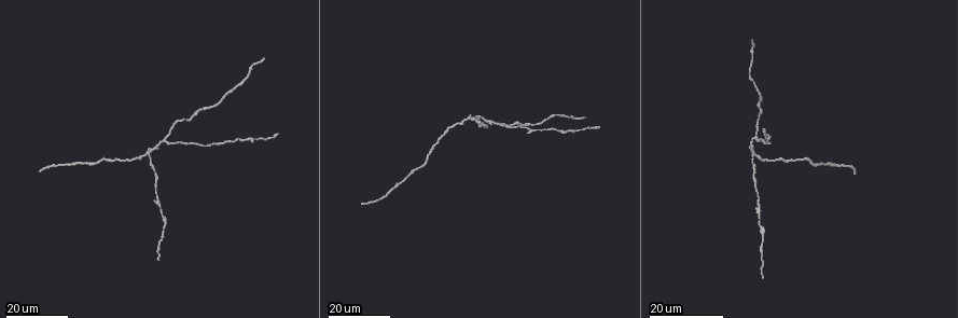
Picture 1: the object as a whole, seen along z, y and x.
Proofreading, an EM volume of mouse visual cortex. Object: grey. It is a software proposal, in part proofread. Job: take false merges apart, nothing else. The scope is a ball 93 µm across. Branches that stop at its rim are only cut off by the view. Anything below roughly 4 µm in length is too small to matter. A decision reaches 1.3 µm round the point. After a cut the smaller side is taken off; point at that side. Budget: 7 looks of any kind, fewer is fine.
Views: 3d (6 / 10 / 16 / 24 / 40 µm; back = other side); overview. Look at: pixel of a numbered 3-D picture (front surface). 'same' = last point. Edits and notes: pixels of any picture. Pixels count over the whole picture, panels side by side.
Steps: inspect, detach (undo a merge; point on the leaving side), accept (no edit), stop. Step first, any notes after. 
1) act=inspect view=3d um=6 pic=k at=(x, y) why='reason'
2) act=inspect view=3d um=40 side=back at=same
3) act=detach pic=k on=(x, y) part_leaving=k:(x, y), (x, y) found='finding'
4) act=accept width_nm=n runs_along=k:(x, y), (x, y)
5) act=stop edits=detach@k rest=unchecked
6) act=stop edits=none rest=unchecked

act=inspect view=3d um=16 pic=1 at=(255, 139) why='three arms meet'

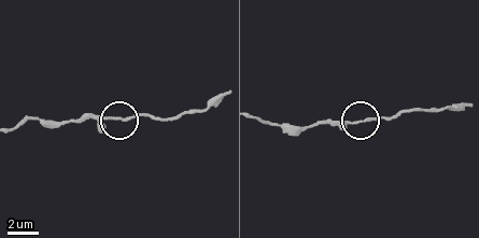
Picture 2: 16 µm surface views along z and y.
act=inspect view=3d um=10 pic=2 at=(104, 117)

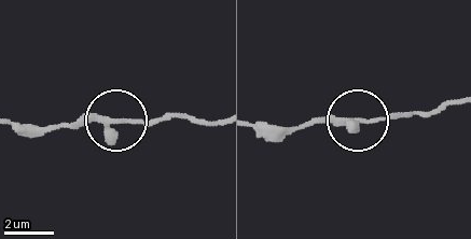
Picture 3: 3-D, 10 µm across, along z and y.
act=accept width_nm=230 runs_along=3:(16, 123), (66, 127), (194, 114) found='one neuron here'

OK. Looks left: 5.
act=inspect view=3d um=24 pic=1 at=(755, 135) why='three arms meet'

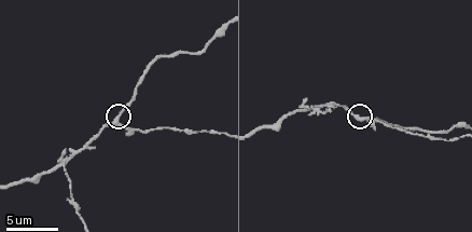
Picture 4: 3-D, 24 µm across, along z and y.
act=inspect view=3d um=10 pic=4 at=(117, 118) why='zoom in'

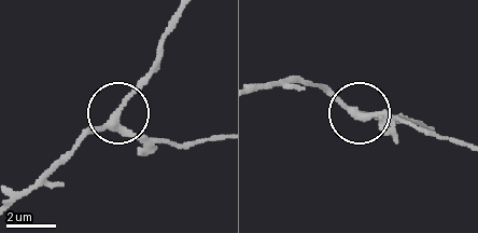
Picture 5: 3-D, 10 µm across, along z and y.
act=accept width_nm=240 found='all the same neuron'

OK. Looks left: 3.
act=inspect view=3d um=6 pic=4 at=(62, 166) why='thin arm on a thick one'

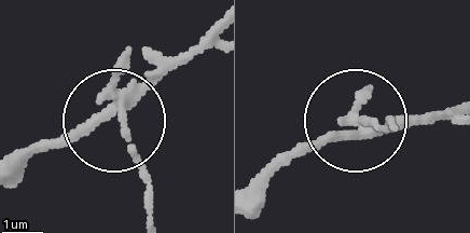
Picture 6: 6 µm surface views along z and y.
act=inspect view=3d um=6 side=back pic=6 at=(358, 128) why='from behind'

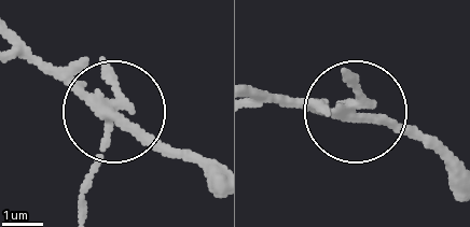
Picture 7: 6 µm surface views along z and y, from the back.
act=detach pic=7 on=(96, 166) width_nm=270 part_leaving=7:(114, 110), (83, 209) found='two neurons meet here'

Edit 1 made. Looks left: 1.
act=stop edits=detach@7 rest=unchecked

